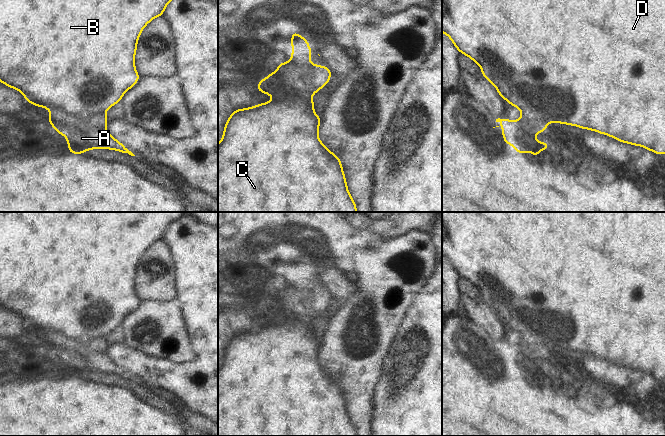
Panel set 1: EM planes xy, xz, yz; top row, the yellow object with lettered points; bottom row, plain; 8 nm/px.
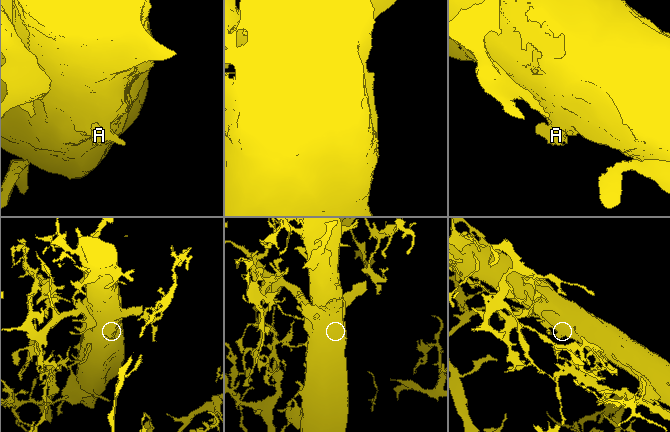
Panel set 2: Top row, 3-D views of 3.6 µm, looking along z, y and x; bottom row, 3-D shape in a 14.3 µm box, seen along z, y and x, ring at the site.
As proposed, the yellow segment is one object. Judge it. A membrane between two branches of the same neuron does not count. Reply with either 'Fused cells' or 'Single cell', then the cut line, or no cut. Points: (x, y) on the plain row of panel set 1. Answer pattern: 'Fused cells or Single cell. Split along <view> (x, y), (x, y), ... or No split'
Fused cells. Split along xz (289, 286), (301, 294), (292, 309), (300, 315)

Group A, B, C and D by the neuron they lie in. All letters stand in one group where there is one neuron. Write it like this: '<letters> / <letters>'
A / B C D

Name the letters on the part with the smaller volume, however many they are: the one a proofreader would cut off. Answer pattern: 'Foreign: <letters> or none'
Foreign: A

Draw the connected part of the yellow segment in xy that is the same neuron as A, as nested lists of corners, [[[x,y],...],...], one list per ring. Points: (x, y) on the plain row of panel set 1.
[[[86,345],[69,348],[64,359],[68,366],[68,375],[73,378],[80,379],[89,373],[111,373],[135,380],[106,353],[92,351]]]

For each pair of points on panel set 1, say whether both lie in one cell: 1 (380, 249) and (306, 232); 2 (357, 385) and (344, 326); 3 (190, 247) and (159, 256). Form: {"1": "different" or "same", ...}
{"1": "different", "2": "same", "3": "different"}

